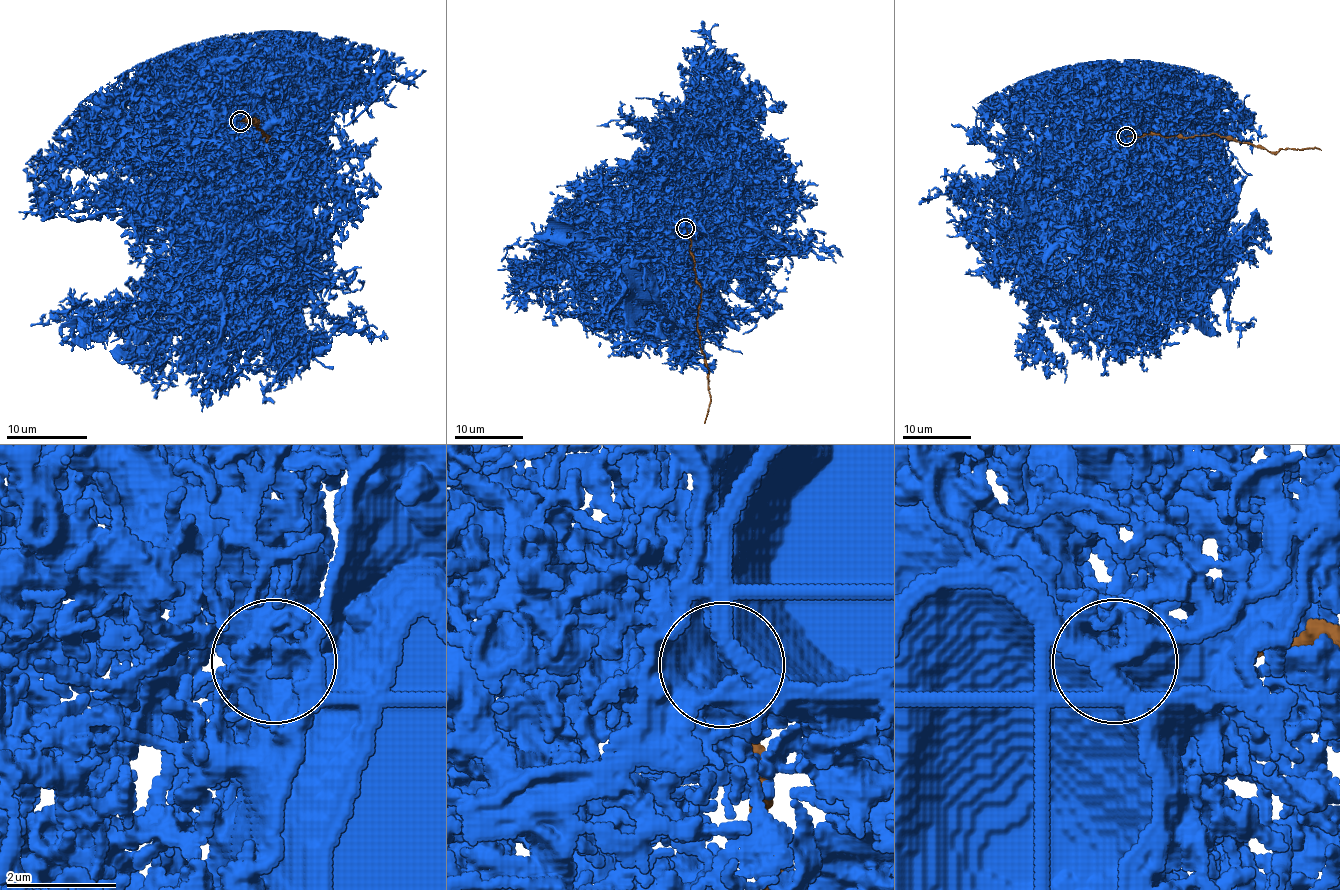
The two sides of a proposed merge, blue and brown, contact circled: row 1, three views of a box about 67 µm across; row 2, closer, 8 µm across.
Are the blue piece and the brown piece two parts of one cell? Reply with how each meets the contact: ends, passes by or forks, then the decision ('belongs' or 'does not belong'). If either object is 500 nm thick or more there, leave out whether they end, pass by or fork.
blue forks; brown ends; does not belong

